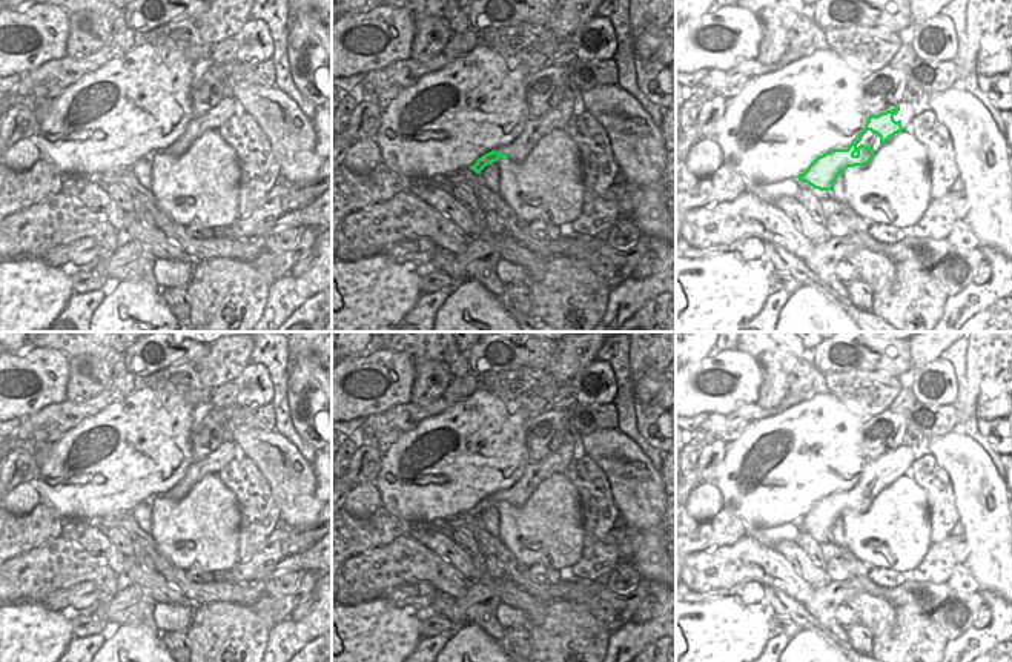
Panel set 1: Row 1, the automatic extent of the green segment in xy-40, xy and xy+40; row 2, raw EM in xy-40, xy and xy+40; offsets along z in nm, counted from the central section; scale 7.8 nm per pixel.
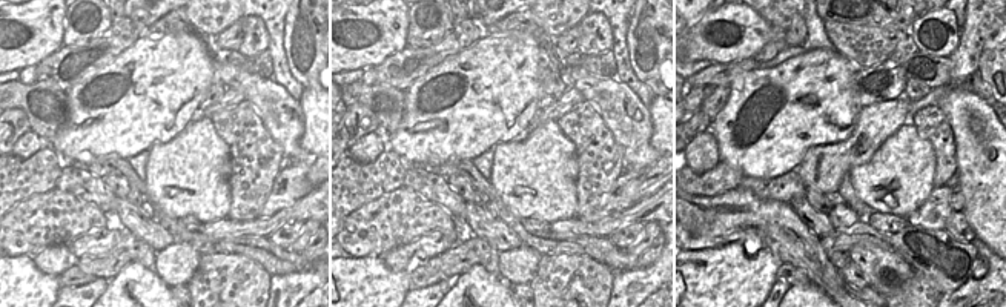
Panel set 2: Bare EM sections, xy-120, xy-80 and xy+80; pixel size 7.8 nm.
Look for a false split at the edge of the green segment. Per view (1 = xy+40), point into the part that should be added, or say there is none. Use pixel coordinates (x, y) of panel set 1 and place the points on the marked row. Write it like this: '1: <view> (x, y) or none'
1: xy+40 (908, 112)

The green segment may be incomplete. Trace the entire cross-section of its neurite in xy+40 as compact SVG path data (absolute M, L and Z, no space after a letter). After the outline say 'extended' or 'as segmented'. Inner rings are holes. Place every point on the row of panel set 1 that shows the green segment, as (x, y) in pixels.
M909 101L878 115L869 115L854 143L817 157L803 174L794 178L819 190L834 190L834 181L840 174L848 167L868 164L891 137L909 129L917 117L918 104Z; extended

